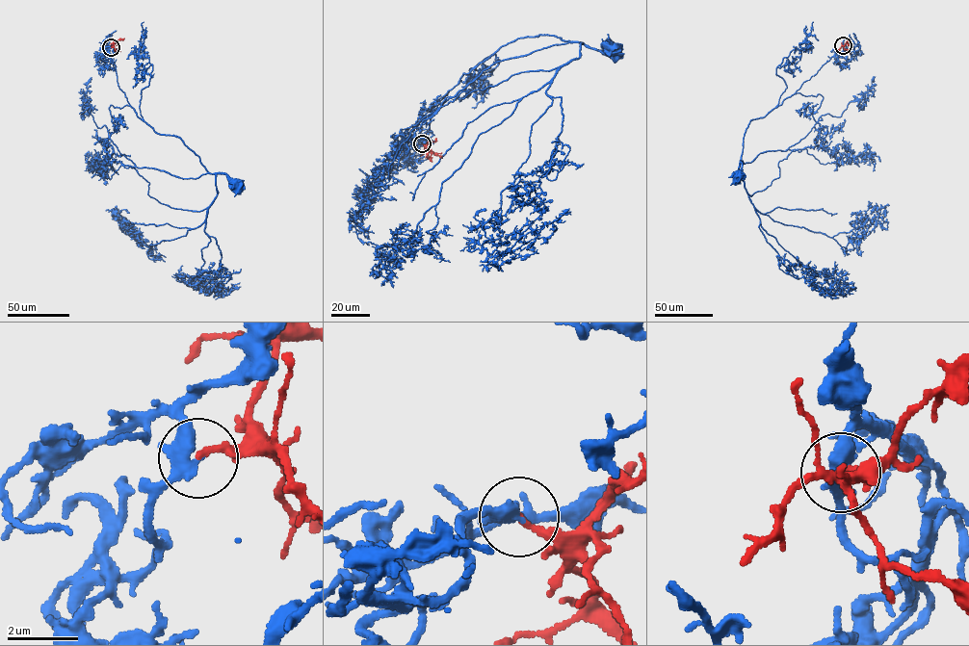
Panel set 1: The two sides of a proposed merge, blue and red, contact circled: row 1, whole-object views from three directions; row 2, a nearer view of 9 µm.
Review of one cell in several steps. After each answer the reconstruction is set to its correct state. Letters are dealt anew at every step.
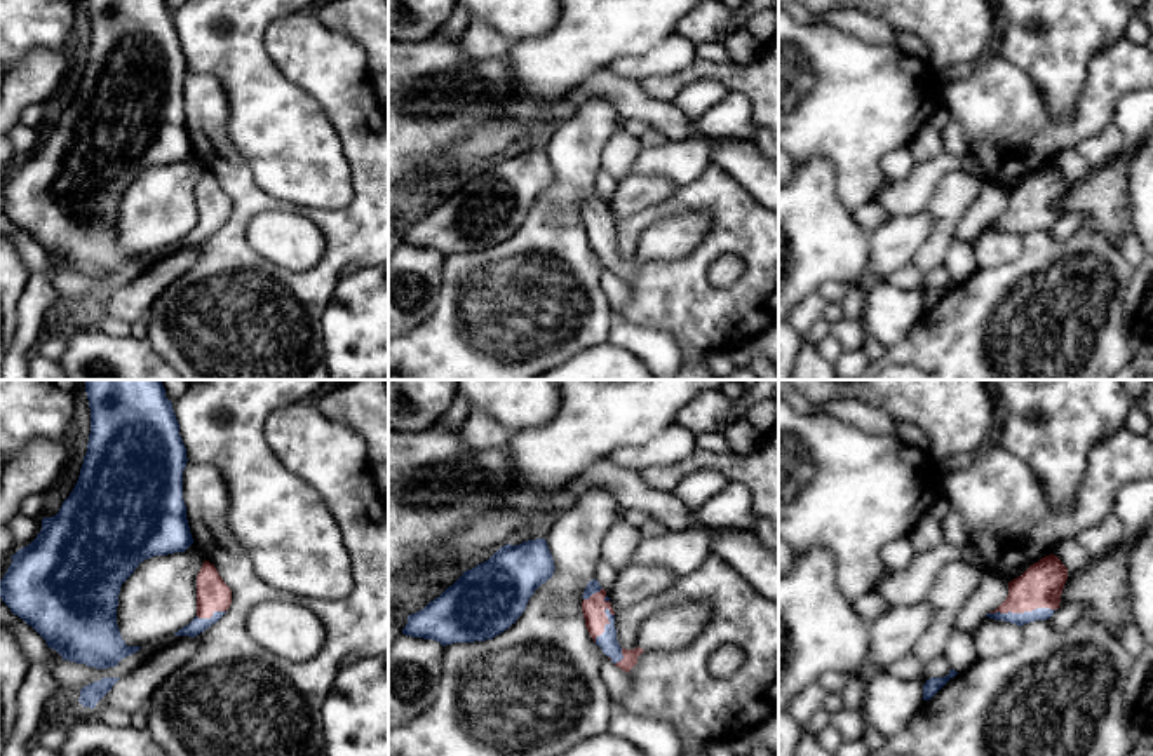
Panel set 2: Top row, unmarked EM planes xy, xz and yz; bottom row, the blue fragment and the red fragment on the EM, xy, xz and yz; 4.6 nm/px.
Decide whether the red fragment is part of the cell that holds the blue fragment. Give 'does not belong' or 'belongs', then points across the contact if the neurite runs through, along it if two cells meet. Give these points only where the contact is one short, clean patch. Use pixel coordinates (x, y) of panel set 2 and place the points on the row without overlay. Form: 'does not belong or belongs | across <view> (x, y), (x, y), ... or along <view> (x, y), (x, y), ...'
belongs | across yz (1040, 223), (1021, 223), (1040, 195)

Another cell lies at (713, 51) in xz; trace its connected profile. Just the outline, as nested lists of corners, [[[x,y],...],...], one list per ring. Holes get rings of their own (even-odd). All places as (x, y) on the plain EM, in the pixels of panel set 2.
[[[702,42],[695,45],[695,54],[700,59],[714,63],[732,63],[732,56],[725,47],[725,42]]]

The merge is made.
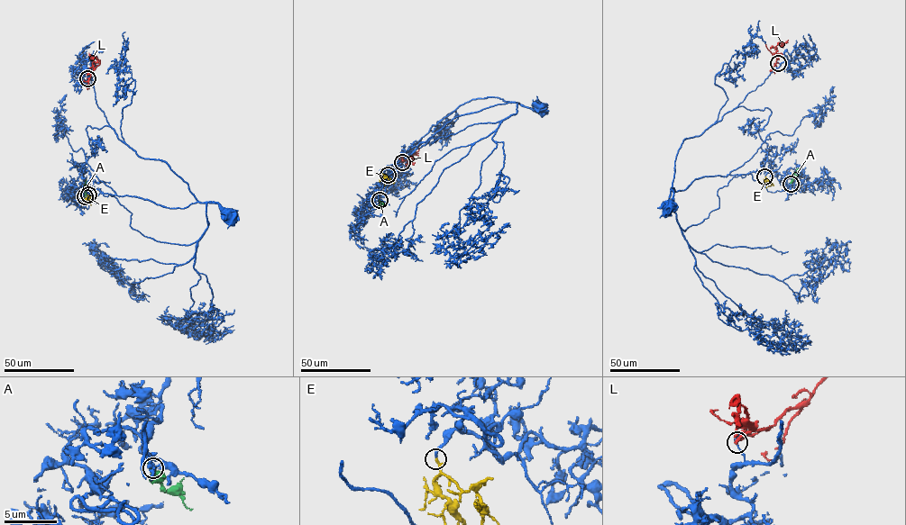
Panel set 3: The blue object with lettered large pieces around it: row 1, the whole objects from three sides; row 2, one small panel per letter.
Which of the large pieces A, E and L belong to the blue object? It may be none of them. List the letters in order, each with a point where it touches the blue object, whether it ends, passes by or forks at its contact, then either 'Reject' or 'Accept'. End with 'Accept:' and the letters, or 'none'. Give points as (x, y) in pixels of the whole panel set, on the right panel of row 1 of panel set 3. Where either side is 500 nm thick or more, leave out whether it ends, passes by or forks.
A: Touches blue at (791, 184). It ends there. Reject
E: Touches blue at (764, 176). It ends there. Accept
L: Touches blue at (778, 63). It ends there. Reject
Accept: E

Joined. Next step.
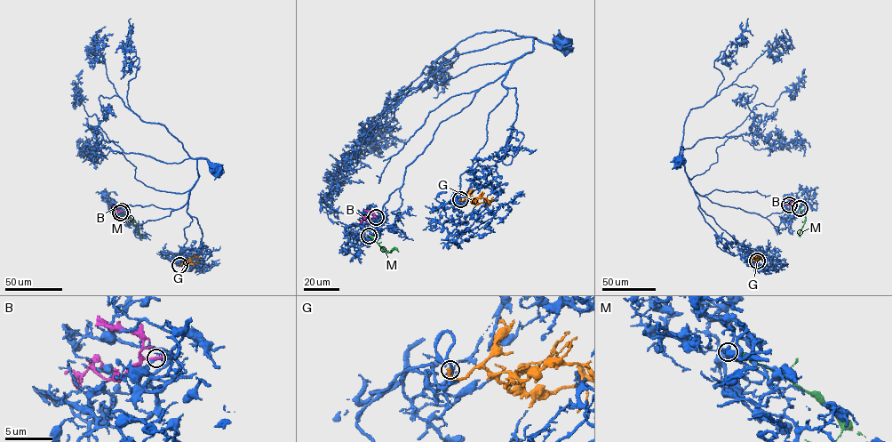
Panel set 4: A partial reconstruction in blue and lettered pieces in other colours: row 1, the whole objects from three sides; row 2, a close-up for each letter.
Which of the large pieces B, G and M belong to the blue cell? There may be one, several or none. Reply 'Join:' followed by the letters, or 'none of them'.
Join: G

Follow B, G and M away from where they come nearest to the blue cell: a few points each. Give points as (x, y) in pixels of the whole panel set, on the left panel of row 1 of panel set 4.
B: (122, 211), (110, 204)
G: (179, 265), (195, 255), (199, 257)
M: (120, 212), (133, 220), (143, 237)

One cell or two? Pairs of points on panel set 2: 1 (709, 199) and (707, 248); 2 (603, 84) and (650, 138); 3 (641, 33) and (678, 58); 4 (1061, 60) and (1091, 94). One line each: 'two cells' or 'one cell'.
1: one cell
2: two cells
3: two cells
4: two cells

